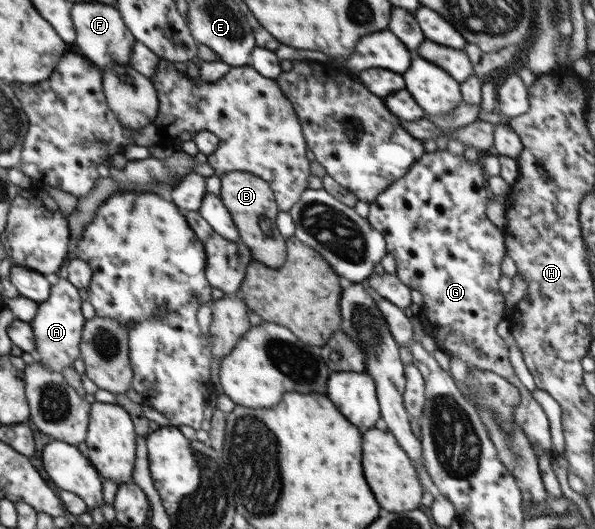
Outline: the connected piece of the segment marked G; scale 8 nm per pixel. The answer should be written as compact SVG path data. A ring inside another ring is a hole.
M438 148L426 152L415 161L409 171L401 179L397 179L375 197L369 205L366 218L375 230L381 232L386 240L386 250L392 253L396 264L396 275L411 290L419 290L423 297L421 319L424 322L423 335L431 337L437 347L449 357L461 360L468 370L489 370L505 378L513 384L520 393L520 402L515 409L515 424L525 432L531 442L534 456L557 454L552 443L550 424L543 407L532 396L513 371L509 348L505 340L497 334L497 325L505 319L504 294L499 289L501 264L506 255L506 233L497 228L494 222L487 218L486 208L492 200L488 190L489 183L483 170L481 160L472 162L466 160L457 152L449 152L449 148Z

